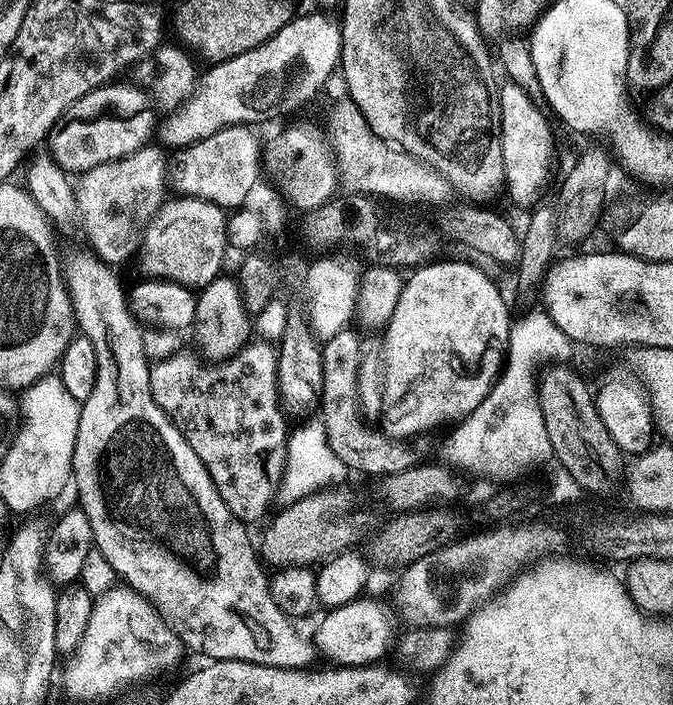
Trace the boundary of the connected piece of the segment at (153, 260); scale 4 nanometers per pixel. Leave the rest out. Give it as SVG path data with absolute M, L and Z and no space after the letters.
M181 195L180 200L165 199L151 213L152 221L144 228L144 241L139 241L140 268L148 278L168 280L184 288L201 290L221 275L224 250L229 247L225 209L196 196Z

